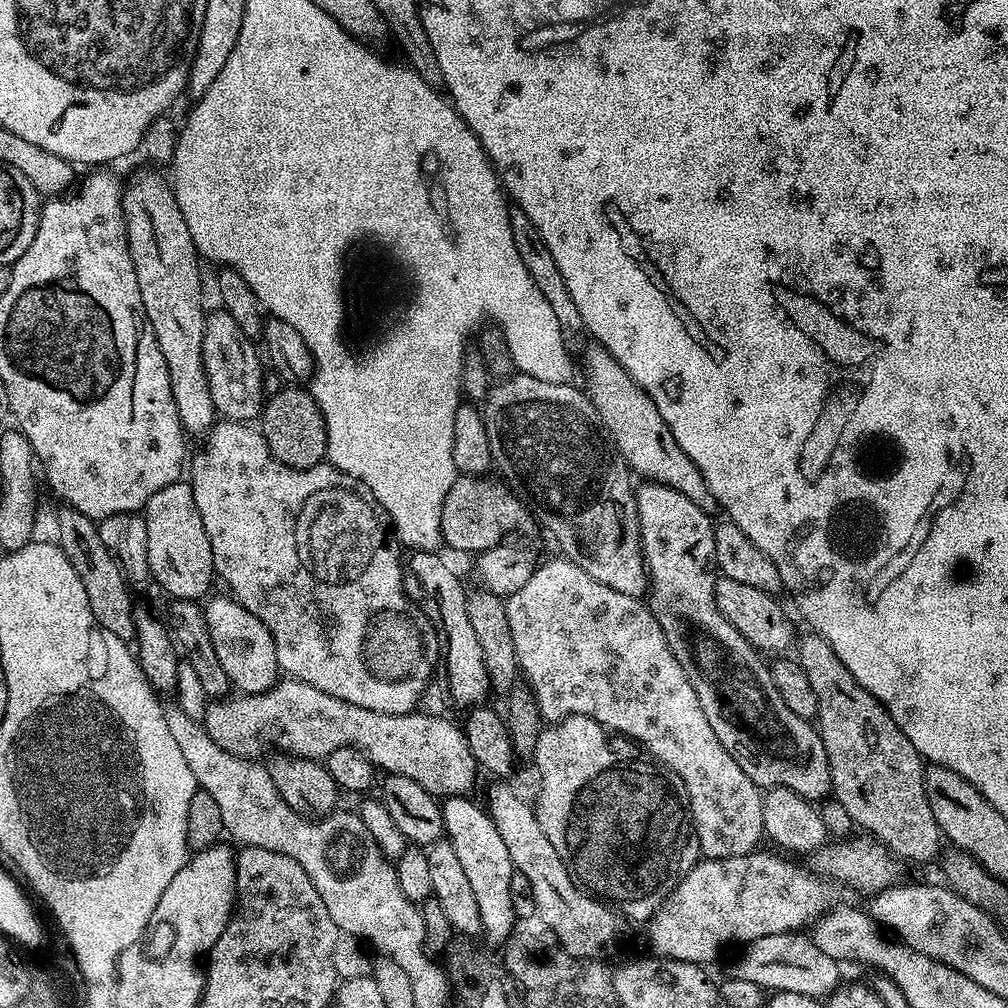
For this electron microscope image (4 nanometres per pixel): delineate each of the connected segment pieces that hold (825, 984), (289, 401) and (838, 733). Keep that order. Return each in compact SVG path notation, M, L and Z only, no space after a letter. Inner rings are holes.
M803 931L768 934L743 945L740 957L732 964L731 978L746 978L754 986L772 992L789 992L803 996L827 998L840 987L841 965L830 954L818 950L815 939L804 937Z
M284 386L265 401L260 415L260 429L273 458L292 469L310 469L327 457L328 432L320 405L307 389Z
M807 635L801 640L799 637L794 648L794 656L806 674L806 682L810 682L810 690L814 690L814 720L818 725L822 746L826 750L830 766L831 795L842 806L842 810L850 814L853 825L872 839L880 841L897 861L905 860L908 864L930 863L936 855L936 859L941 855L942 837L938 822L934 822L934 814L930 814L930 802L926 802L925 761L918 754L918 750L914 750L910 738L906 738L902 730L898 730L894 718L890 718L888 711L866 689L858 686L850 670L842 666L842 662L836 657L834 650L830 650L828 643L818 635Z

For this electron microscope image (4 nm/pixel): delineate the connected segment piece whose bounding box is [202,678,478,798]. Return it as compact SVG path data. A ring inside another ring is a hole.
M291 678L281 679L265 692L240 694L237 697L237 700L224 700L221 704L209 703L202 717L202 727L209 738L234 756L260 758L267 748L276 747L276 750L289 756L323 761L339 748L357 748L379 771L381 768L381 773L410 778L437 798L471 793L471 788L476 784L478 765L468 748L467 735L440 716L423 716L420 710L401 716L366 710Z

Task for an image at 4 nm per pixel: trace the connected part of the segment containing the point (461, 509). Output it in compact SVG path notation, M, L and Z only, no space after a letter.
M457 475L442 502L440 538L456 552L479 554L495 544L505 543L511 532L524 528L530 512L523 500L503 483L495 484L484 476Z

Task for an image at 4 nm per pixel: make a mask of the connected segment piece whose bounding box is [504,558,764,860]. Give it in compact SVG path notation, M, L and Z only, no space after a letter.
M559 558L560 560L548 560L541 563L530 574L530 580L522 590L518 590L514 595L507 597L504 609L510 634L514 640L514 654L519 671L526 679L527 687L532 689L532 696L536 700L536 706L541 717L545 721L555 722L564 720L567 716L585 716L594 722L598 722L606 730L619 734L635 742L653 761L659 762L665 769L671 770L676 777L684 783L684 794L688 801L688 811L692 818L692 826L696 830L696 838L700 841L700 851L709 860L725 860L735 856L747 856L748 853L757 851L759 840L764 836L764 823L762 822L762 792L757 788L756 783L746 774L742 774L742 766L730 754L726 754L726 746L718 742L718 734L706 722L706 714L698 706L698 694L694 694L694 686L690 686L690 678L678 666L678 658L670 650L658 622L652 617L647 603L643 599L631 596L630 594L618 594L618 590L610 590L610 586L602 586L586 570L581 568L572 558Z

